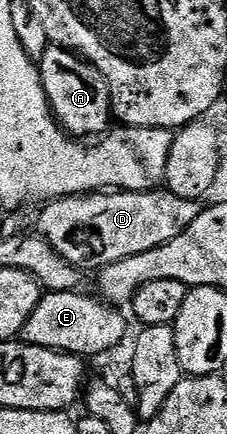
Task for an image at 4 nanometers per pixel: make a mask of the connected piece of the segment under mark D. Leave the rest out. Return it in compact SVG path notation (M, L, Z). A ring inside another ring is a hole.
M167 189L150 191L117 191L111 193L89 193L73 195L52 202L43 208L40 215L39 234L70 265L79 267L81 272L99 272L102 267L109 267L118 261L126 261L126 257L134 257L138 253L146 253L150 249L158 249L158 245L166 245L166 241L174 241L178 233L182 233L198 216L202 207L197 200L183 199L173 195Z

